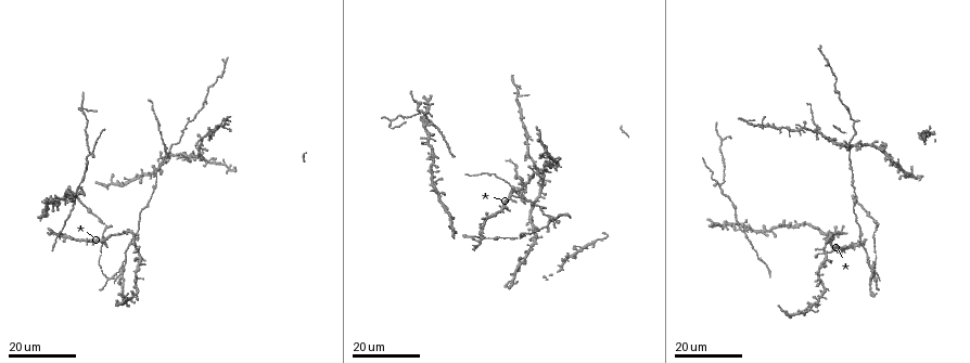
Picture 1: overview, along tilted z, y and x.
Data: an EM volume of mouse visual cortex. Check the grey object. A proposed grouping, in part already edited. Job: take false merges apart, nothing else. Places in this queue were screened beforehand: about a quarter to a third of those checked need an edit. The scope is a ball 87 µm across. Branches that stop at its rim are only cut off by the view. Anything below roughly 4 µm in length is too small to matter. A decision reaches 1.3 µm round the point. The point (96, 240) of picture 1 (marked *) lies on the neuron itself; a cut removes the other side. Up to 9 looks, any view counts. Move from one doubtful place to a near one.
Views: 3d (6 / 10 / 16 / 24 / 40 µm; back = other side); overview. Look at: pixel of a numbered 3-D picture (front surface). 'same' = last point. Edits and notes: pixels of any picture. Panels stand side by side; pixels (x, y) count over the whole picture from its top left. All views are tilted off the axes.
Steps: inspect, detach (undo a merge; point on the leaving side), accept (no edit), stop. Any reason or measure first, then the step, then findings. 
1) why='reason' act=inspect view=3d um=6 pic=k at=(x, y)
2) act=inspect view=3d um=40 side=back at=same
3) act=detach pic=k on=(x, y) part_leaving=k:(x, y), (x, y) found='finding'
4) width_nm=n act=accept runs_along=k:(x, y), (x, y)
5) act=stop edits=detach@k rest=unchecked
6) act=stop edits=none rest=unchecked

why='sudden change in width' act=inspect view=3d um=16 pic=1 at=(865, 212)

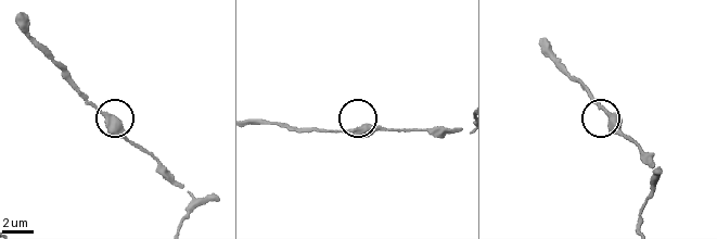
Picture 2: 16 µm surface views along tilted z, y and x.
act=inspect view=3d um=6 pic=2 at=(106, 121)

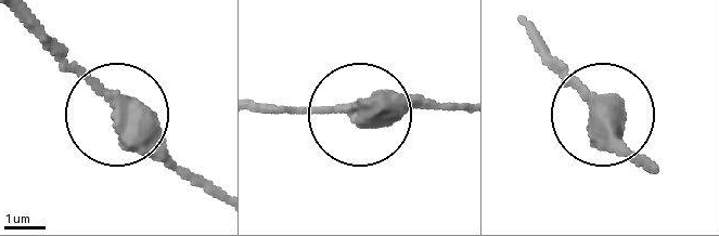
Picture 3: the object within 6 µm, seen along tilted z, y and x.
act=accept runs_along=3:(454, 103), (373, 116), (257, 108) found='one neuron here'

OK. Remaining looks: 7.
why='calibre changes' act=inspect view=3d um=16 pic=1 at=(849, 164)

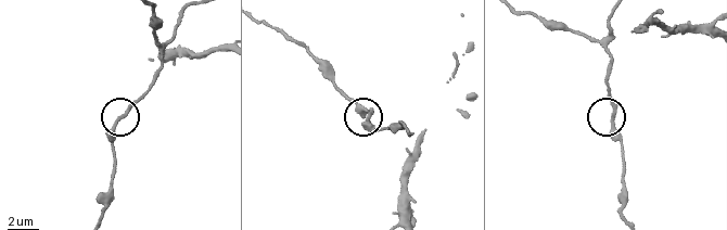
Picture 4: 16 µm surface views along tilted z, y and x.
act=inspect view=3d um=10 pic=4 at=(116, 119)

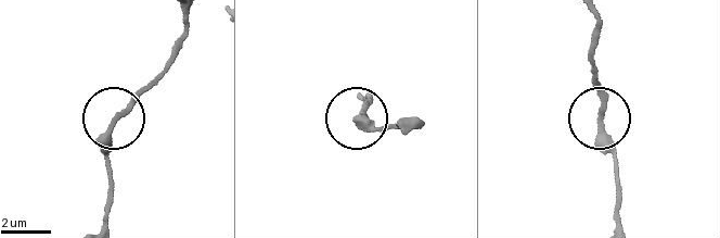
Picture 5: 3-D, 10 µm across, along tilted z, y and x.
width_nm=230 act=accept runs_along=5:(618, 217), (613, 142), (591, 67) found='one neuron here'

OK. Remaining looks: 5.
why='four arms meet' act=inspect view=3d um=16 pic=1 at=(131, 232)

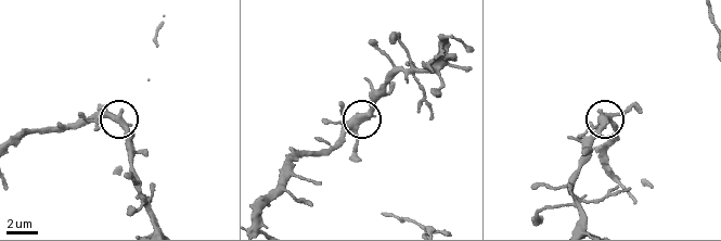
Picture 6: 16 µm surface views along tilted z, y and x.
why='zoom in' act=inspect view=3d um=6 pic=6 at=(111, 114)

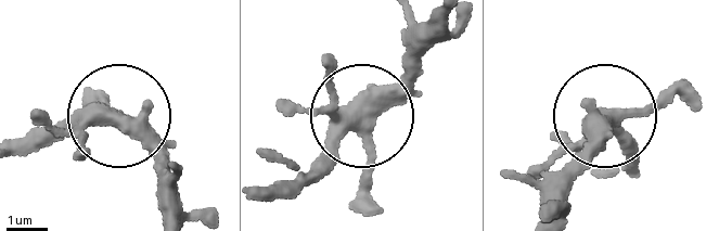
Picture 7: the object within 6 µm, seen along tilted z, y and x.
act=accept found='continuous, no second neuron'

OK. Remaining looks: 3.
why='three-way junction' act=inspect view=3d um=24 pic=1 at=(168, 154)

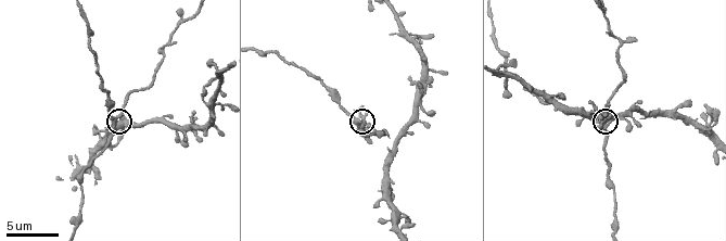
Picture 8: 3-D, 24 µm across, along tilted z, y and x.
act=inspect view=3d um=10 pic=8 at=(114, 120)

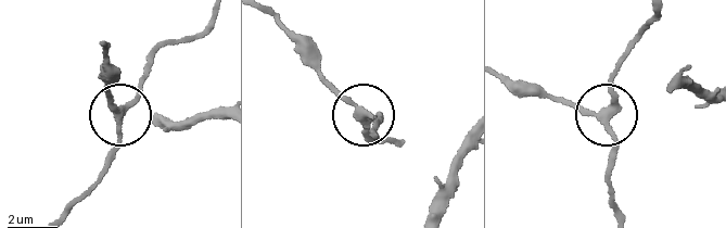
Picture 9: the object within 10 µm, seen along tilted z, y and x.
width_nm=280 act=accept runs_along=9:(371, 135), (379, 115), (361, 111), (314, 71) found='one neuron here'

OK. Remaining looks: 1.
act=stop edits=none rest=unchecked

